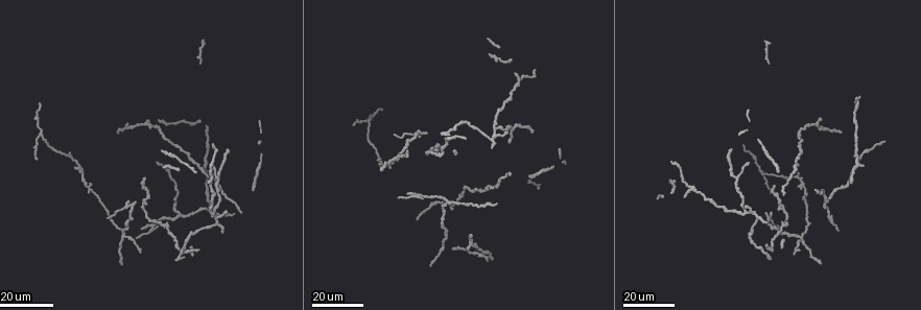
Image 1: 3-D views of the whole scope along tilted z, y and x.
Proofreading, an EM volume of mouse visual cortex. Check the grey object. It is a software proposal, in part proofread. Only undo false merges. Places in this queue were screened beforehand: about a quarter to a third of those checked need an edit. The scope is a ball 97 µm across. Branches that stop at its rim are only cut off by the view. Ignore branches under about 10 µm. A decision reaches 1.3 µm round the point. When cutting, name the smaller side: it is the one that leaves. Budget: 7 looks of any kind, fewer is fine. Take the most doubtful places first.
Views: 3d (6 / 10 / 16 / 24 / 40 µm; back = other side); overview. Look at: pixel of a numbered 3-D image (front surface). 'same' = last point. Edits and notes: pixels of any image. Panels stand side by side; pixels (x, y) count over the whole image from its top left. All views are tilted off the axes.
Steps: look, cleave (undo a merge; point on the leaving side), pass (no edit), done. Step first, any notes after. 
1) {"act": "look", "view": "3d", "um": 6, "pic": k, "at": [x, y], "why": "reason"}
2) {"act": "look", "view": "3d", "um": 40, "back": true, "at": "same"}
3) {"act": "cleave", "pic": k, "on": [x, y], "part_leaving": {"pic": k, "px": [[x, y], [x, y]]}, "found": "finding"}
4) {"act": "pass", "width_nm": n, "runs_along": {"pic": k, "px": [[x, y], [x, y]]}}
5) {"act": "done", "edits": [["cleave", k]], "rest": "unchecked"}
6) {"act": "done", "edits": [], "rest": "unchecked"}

{"act": "look", "view": "3d", "um": 16, "pic": 1, "at": [399, 160], "why": "looks like a crossing"}

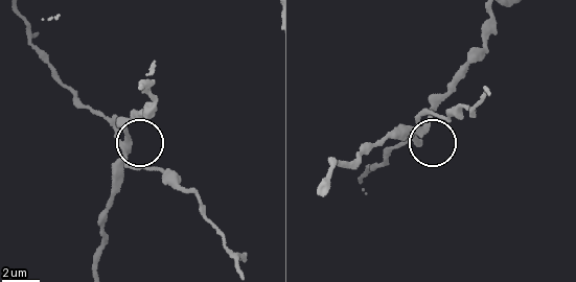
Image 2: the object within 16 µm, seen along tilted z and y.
{"act": "look", "view": "3d", "um": 10, "pic": 2, "at": [122, 146]}

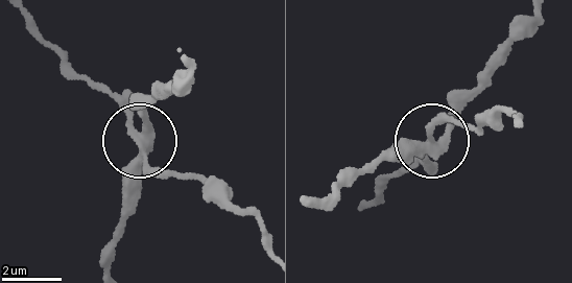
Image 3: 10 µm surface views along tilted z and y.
{"act": "cleave", "pic": 3, "on": [158, 171], "part_leaving": {"pic": 3, "px": [[141, 140], [122, 101], [79, 76], [27, 12]]}, "found": "a second neuron is stuck on"}

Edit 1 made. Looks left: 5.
{"act": "look", "view": "3d", "um": 24, "pic": 1, "at": [781, 207], "why": "three-way junction"}

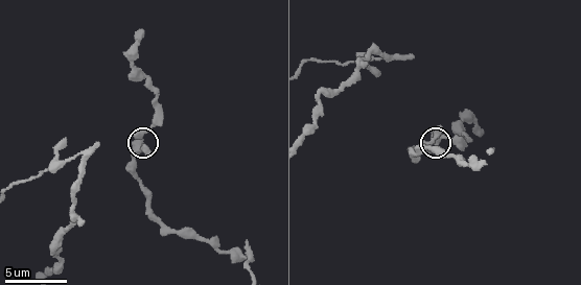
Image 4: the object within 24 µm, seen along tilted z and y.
{"act": "look", "view": "3d", "um": 10, "pic": 4, "at": [137, 149]}

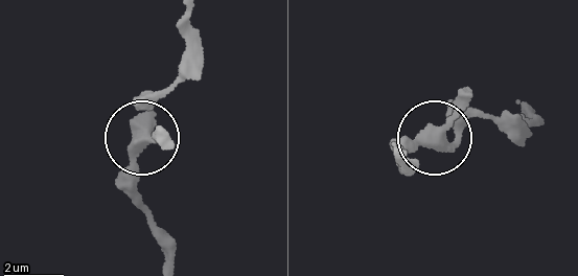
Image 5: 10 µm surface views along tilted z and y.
{"act": "pass", "side_arm_um": 13, "runs_along": {"pic": 5, "px": [[402, 162], [411, 170], [410, 150], [448, 144], [476, 118]]}, "found": "all the same neuron"}

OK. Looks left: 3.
{"act": "look", "view": "3d", "um": 16, "pic": 1, "at": [143, 124], "why": "a fork"}

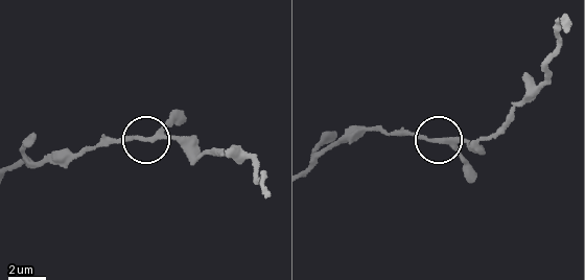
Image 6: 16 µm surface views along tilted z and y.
{"act": "look", "view": "3d", "um": 6, "pic": 6, "at": [459, 149]}

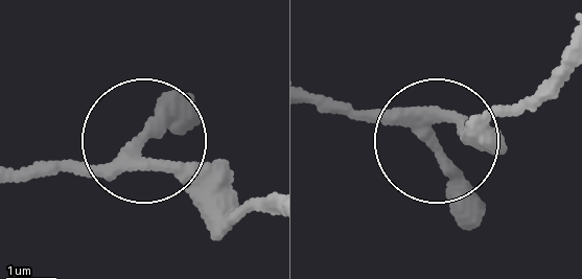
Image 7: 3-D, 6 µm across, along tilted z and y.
{"act": "look", "view": "3d", "um": 6, "back": true, "pic": 7, "at": [434, 142]}

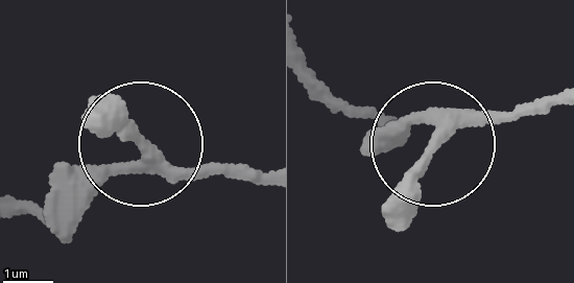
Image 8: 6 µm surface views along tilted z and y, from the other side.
{"act": "pass", "width_nm": 210, "runs_along": {"pic": 8, "px": [[15, 211], [66, 208], [139, 146], [191, 173], [268, 174]]}, "found": "all the same neuron"}

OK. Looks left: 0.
{"act": "done", "edits": [["cleave", 3]], "rest": "unchecked"}

